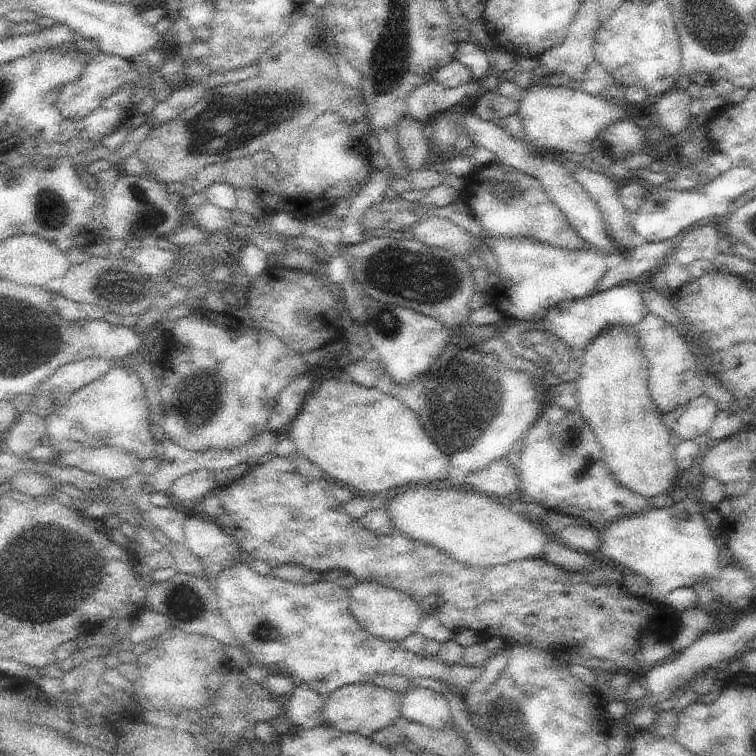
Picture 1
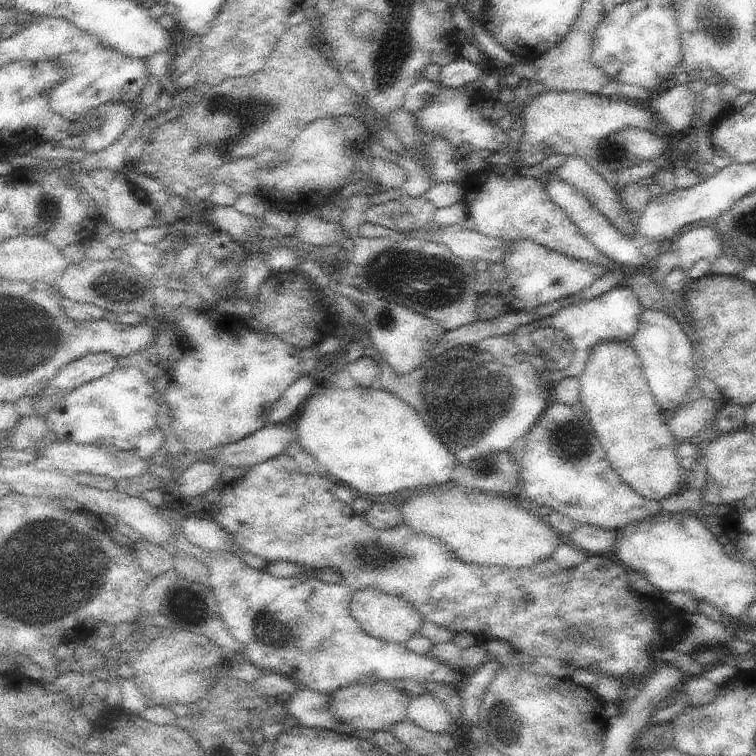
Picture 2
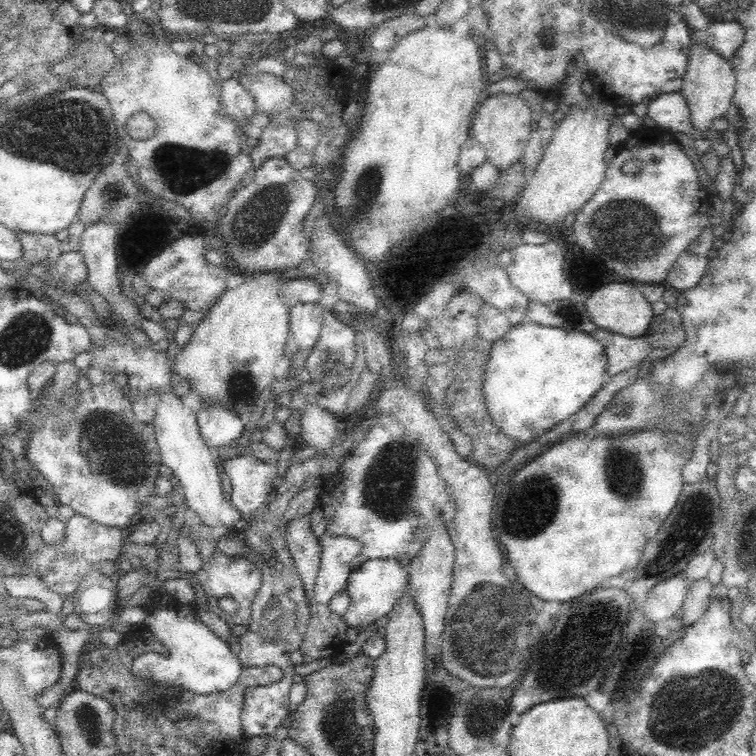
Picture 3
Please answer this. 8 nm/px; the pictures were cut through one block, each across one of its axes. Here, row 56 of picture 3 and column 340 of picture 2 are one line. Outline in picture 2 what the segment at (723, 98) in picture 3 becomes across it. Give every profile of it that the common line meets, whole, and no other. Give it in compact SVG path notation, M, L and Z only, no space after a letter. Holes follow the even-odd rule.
M379 681L369 685L359 683L342 688L332 695L330 710L340 722L344 722L344 733L348 735L352 732L363 732L363 730L369 733L391 731L394 724L407 719L411 697L409 693L388 681Z

